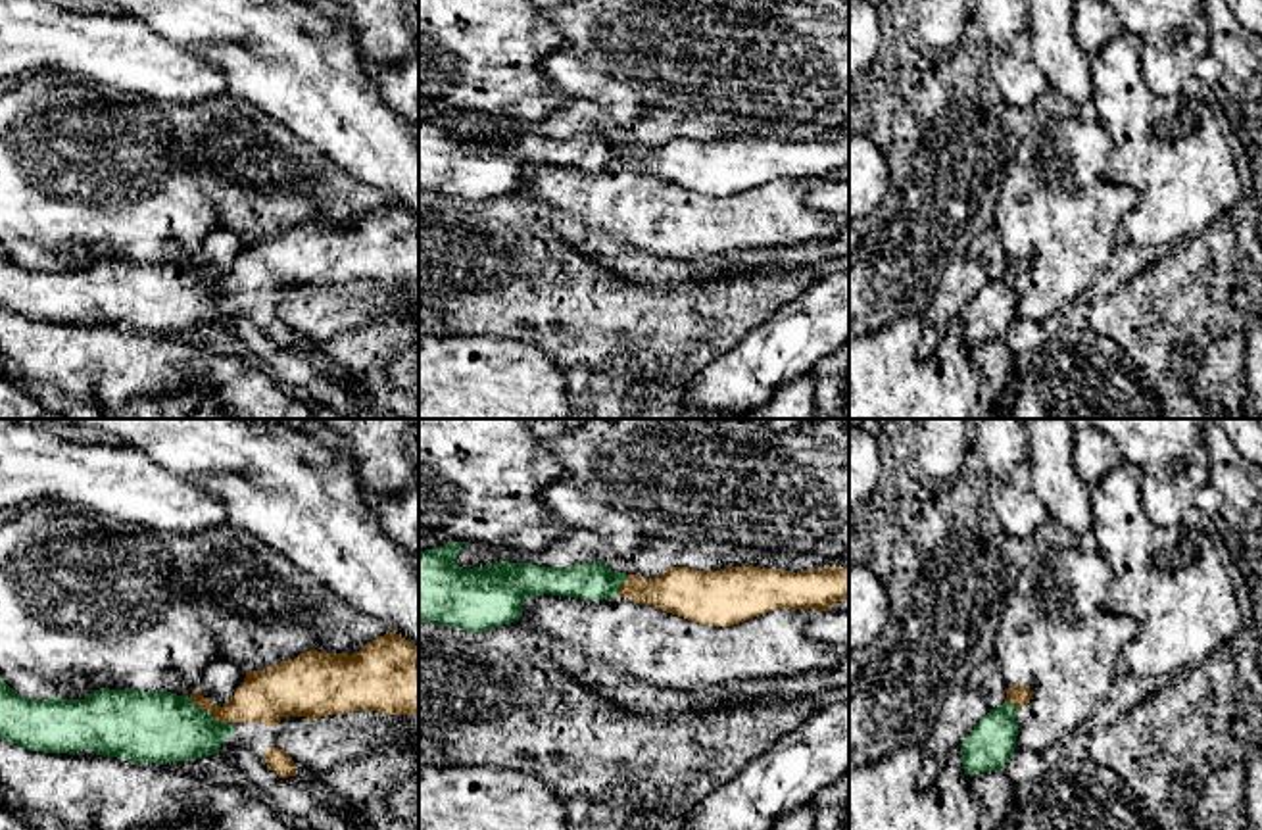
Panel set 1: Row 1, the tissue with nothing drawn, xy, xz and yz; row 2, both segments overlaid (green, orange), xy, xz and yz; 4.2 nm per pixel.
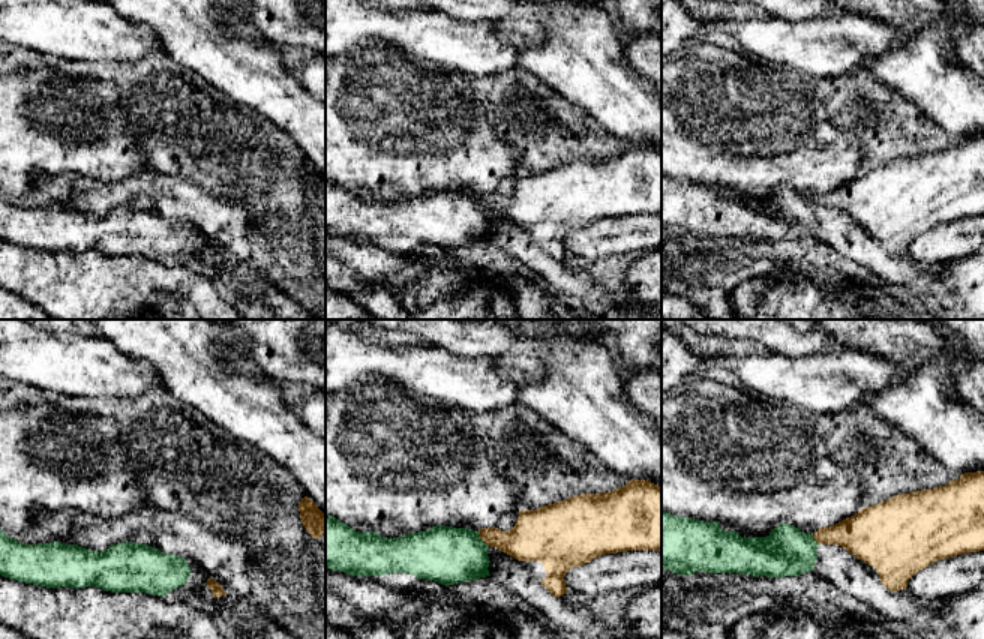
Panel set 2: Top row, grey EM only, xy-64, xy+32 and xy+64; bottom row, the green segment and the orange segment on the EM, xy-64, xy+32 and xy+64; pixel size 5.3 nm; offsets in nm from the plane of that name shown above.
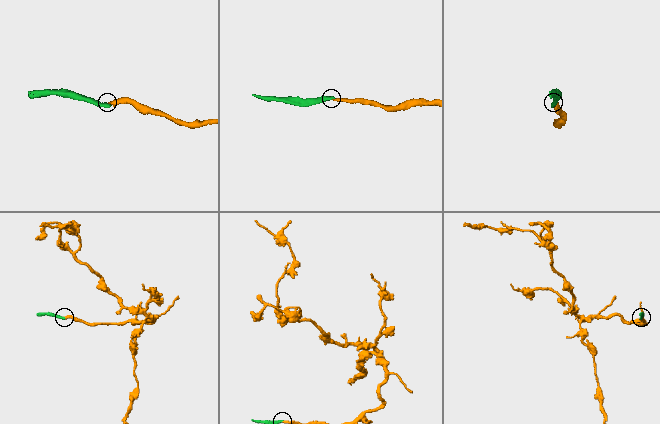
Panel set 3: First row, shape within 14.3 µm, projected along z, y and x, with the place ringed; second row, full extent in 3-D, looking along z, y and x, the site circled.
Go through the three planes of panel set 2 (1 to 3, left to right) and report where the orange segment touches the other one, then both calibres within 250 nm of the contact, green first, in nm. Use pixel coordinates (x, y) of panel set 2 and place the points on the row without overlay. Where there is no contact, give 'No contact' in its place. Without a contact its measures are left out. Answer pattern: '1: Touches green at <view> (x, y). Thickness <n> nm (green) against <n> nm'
1: No contact
2: Touches green at xy+32 (480, 203). Thickness 300 nm (green) against 220 nm
3: Touches green at xy+64 (813, 203). Thickness 260 nm (green) against 220 nm

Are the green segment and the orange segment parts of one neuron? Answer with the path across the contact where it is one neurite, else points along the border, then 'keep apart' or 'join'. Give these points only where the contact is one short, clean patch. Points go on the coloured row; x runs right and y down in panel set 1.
way xy (150, 727), (193, 727), (208, 711), (235, 711), (266, 696); join

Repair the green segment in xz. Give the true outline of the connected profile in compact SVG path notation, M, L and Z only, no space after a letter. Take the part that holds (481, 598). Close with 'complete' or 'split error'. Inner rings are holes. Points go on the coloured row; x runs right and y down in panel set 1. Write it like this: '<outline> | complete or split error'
M451 542L419 551L419 622L446 624L467 632L484 632L521 621L524 599L544 594L597 601L620 596L711 626L740 624L772 609L830 611L836 601L849 601L849 571L841 565L801 573L761 569L753 565L720 571L668 567L655 578L613 573L607 569L607 563L599 561L555 569L499 559L492 565L463 569L457 565L457 555L463 544L469 542Z | split error

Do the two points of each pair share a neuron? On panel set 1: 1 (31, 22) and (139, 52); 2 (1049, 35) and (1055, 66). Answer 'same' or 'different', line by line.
1: same
2: same

